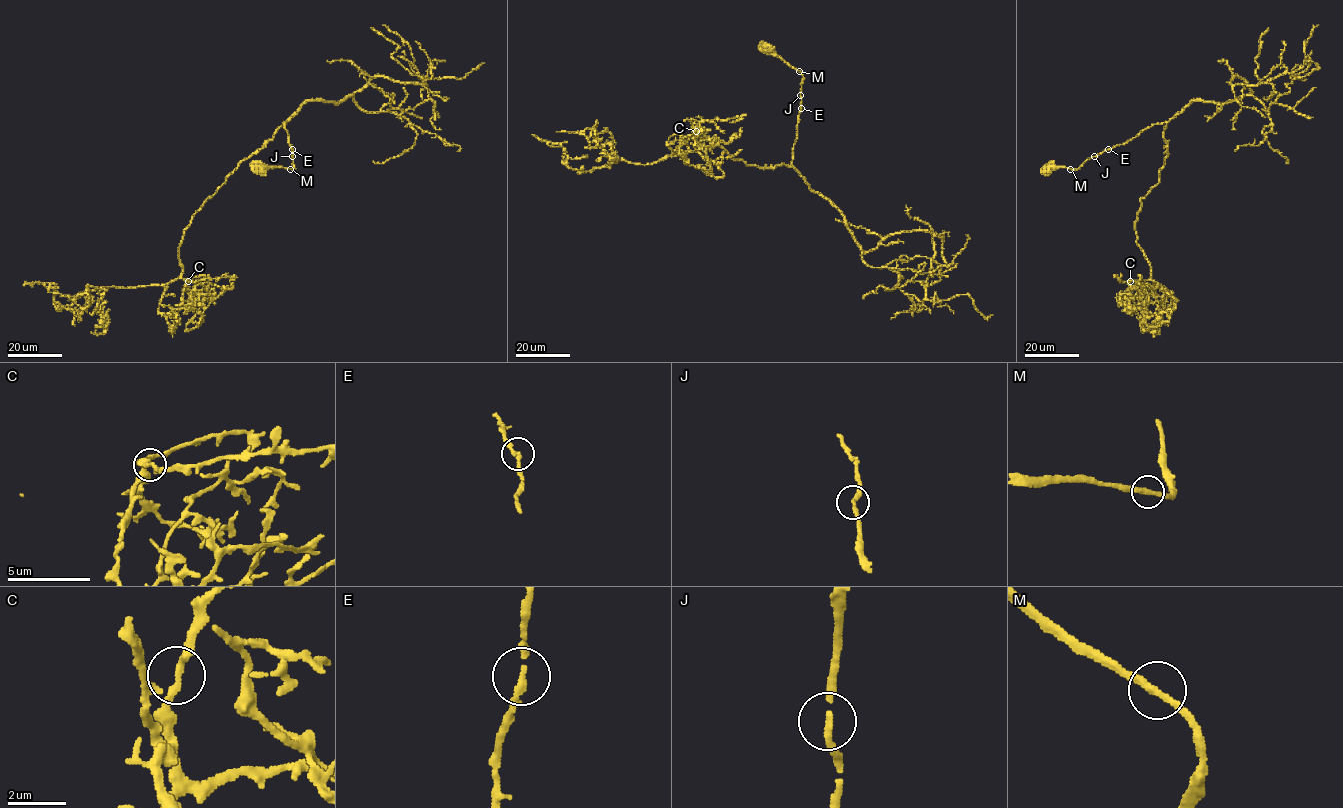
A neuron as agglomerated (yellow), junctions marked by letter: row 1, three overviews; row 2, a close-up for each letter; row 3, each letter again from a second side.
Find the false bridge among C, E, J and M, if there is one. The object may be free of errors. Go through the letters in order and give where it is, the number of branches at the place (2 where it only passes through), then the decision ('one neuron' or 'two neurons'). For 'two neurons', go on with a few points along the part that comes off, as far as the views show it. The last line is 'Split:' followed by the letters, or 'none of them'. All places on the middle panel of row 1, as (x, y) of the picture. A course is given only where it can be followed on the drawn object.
C: place (696, 131); branches 2; one neuron
E: place (801, 108); branches 2; one neuron
J: place (800, 95); branches 2; one neuron
M: place (799, 71); branches 2; one neuron
Split: none of them

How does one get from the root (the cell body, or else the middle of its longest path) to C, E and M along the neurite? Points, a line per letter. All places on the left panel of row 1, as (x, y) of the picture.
C: (259, 168), (294, 169), (283, 122), (194, 214), (179, 252), (181, 277), (188, 281)
E: (259, 168), (294, 169), (292, 149)
M: (259, 168), (291, 169)

